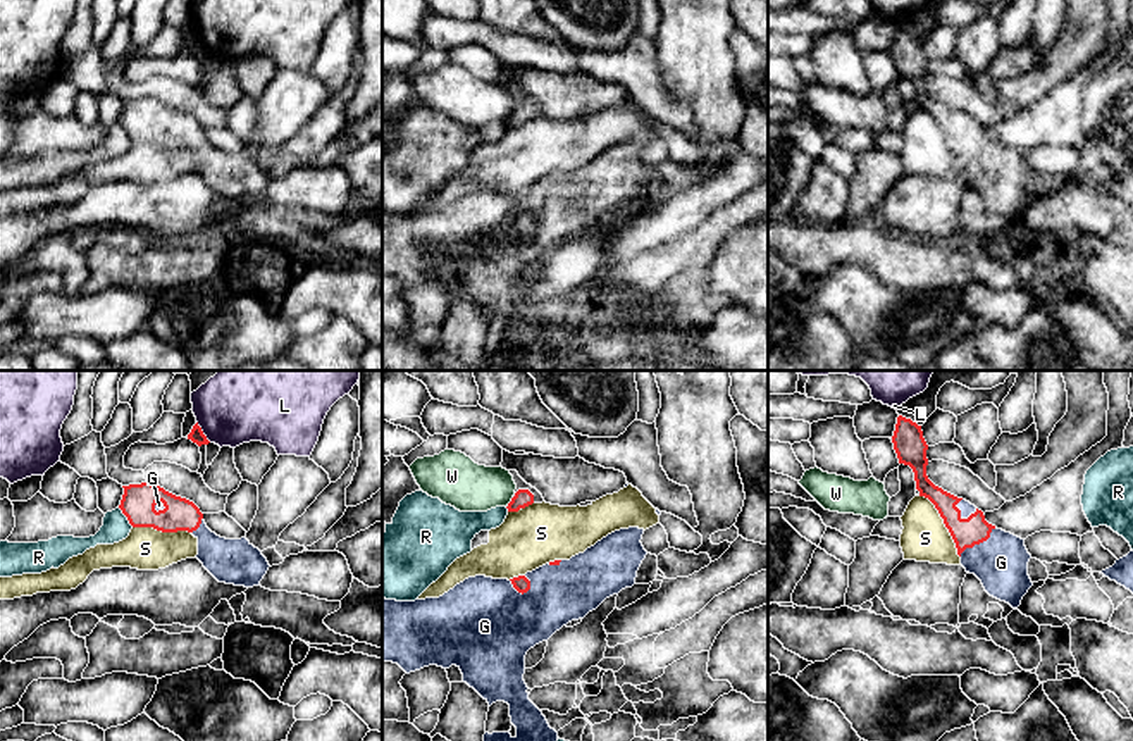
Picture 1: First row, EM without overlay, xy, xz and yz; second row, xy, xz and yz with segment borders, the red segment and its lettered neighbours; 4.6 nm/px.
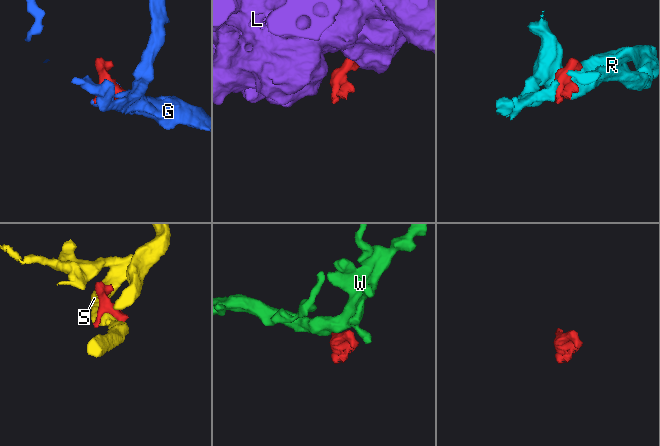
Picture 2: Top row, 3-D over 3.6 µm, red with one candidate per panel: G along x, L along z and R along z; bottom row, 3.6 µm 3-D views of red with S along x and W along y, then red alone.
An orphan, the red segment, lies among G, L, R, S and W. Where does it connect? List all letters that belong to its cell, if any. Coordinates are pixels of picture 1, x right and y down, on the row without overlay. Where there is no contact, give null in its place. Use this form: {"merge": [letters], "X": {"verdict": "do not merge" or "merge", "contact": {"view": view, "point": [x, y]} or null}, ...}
{"merge": ["G"], "G": {"verdict": "merge", "contact": {"view": "yz", "point": [978, 157]}}, "L": {"verdict": "do not merge", "contact": {"view": "xy", "point": [202, 45]}}, "R": {"verdict": "do not merge", "contact": {"view": "xy", "point": [126, 130]}}, "S": {"verdict": "do not merge", "contact": {"view": "yz", "point": [944, 136]}}, "W": {"verdict": "do not merge", "contact": {"view": "xz", "point": [510, 116]}}}

